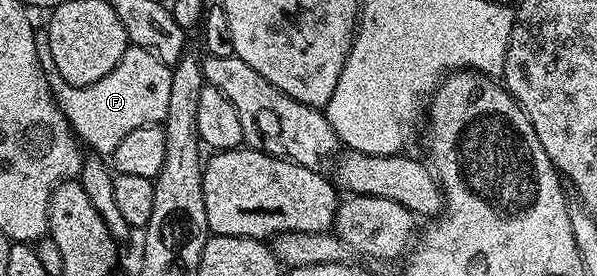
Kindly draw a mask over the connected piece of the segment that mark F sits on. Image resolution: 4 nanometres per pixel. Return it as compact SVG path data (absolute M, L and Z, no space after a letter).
M48 30L36 32L35 49L53 99L73 128L73 134L86 148L89 146L93 150L90 152L101 157L112 156L113 150L117 148L119 141L123 141L123 137L127 137L127 133L132 133L143 125L164 124L167 101L171 97L171 67L170 64L159 61L159 57L151 57L147 49L132 45L126 47L123 57L119 57L119 65L115 65L115 69L111 69L107 77L99 77L99 81L82 87L65 83L59 69L55 69L55 61L51 61Z

